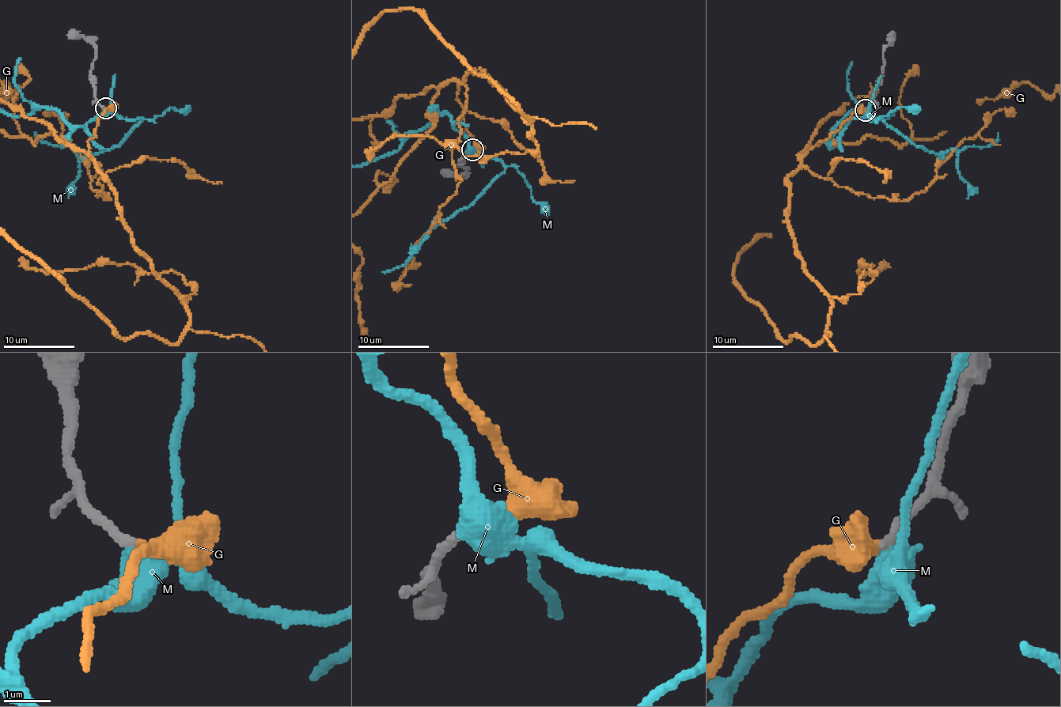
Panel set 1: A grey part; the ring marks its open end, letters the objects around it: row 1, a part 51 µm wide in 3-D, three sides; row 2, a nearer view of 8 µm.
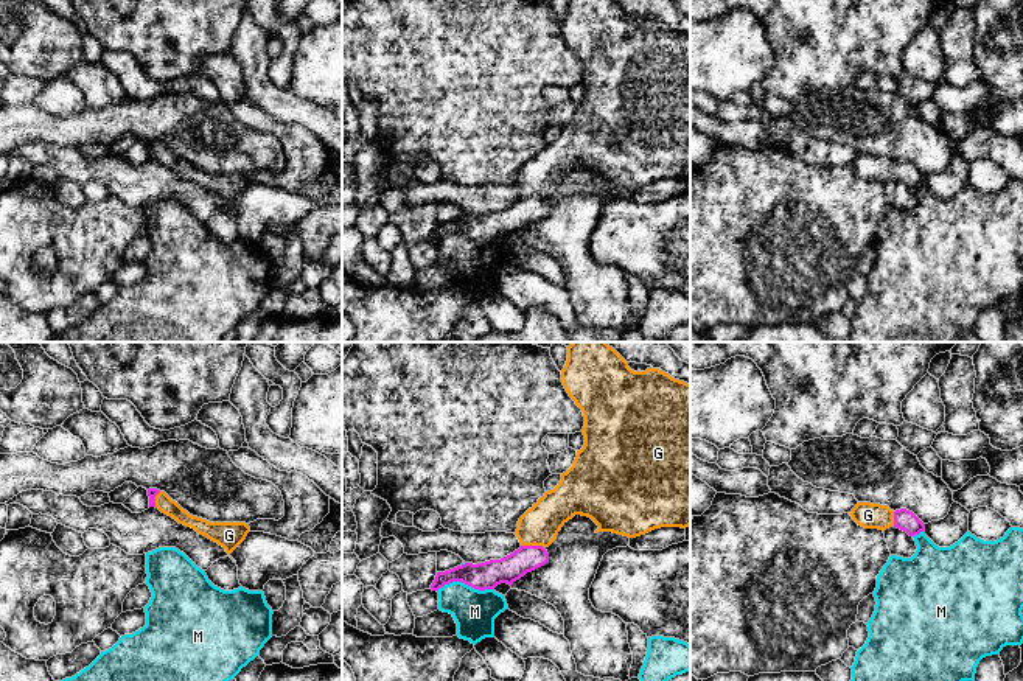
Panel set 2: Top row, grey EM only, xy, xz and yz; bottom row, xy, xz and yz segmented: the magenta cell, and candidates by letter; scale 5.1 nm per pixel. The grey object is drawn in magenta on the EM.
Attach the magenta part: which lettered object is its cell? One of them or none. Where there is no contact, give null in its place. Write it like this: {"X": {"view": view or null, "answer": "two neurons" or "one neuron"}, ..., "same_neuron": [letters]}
{"G": {"view": "xz", "answer": "one neuron"}, "M": {"view": "xz", "answer": "two neurons"}, "same_neuron": ["G"]}

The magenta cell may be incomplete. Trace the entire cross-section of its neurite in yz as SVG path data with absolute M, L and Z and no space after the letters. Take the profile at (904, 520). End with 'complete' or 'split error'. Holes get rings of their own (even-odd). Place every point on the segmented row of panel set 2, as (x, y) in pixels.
M858 502L849 515L864 529L878 529L885 532L894 526L910 536L925 532L925 524L906 508L894 512L888 505Z | split error

